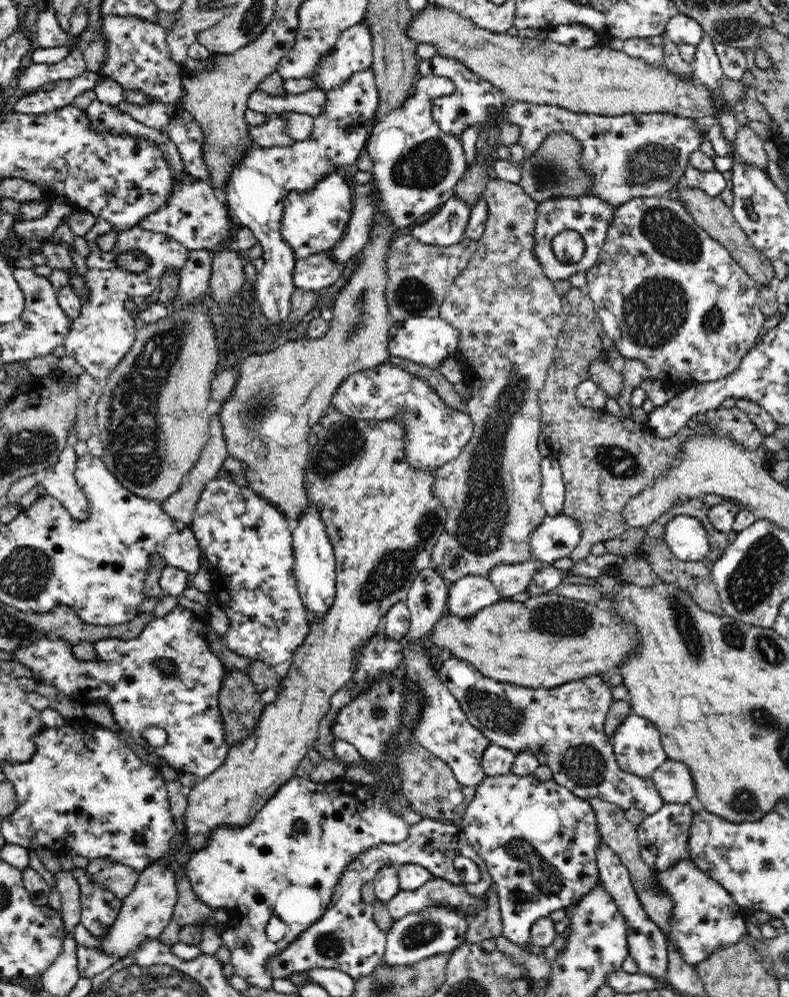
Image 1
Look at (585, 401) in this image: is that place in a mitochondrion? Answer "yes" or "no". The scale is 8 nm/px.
no

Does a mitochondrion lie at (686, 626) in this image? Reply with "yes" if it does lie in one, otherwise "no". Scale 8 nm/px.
yes

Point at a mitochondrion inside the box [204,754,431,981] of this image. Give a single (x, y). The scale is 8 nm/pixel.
(328, 946)

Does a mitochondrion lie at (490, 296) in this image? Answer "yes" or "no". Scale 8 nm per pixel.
no

